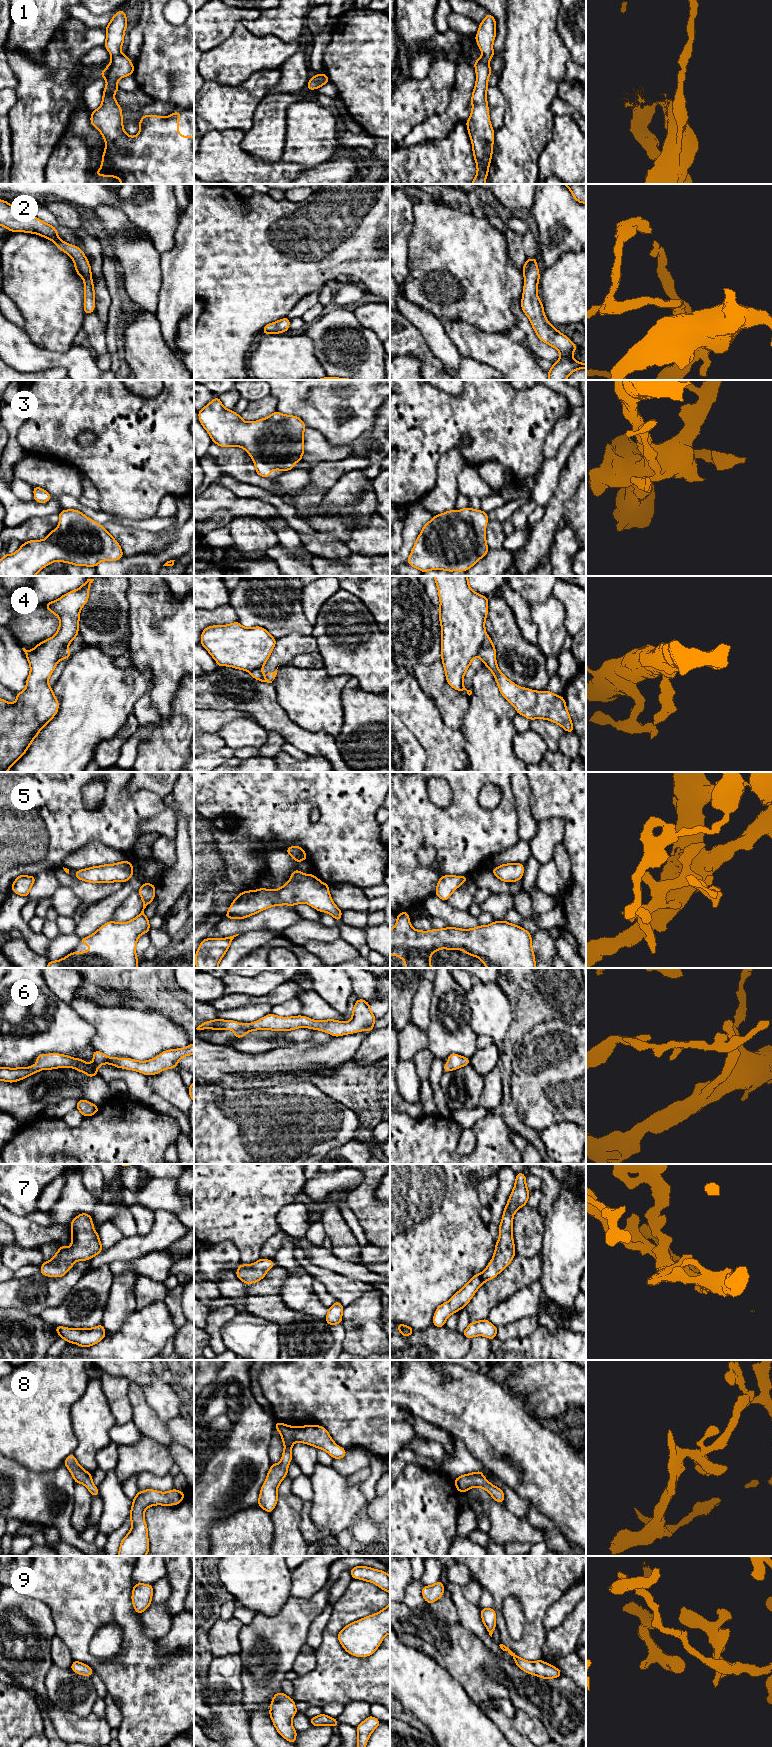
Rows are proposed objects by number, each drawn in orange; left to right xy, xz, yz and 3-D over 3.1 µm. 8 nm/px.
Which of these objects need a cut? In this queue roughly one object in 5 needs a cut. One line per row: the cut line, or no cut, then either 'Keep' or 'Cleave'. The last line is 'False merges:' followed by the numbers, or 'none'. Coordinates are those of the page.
1: No split. Keep
2: No split. Keep
3: No split. Keep
4: Split along yz (487, 635), (477, 655). Cleave
5: No split. Keep
6: No split. Keep
7: No split. Keep
8: No split. Keep
9: No split. Keep
False merges: 4

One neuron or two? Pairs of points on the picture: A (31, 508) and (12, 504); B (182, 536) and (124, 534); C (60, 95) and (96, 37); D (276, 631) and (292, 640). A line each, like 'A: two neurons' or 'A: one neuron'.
A: one neuron
B: two neurons
C: one neuron
D: two neurons

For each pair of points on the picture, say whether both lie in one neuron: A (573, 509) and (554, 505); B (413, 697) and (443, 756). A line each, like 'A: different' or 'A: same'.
A: different
B: same

